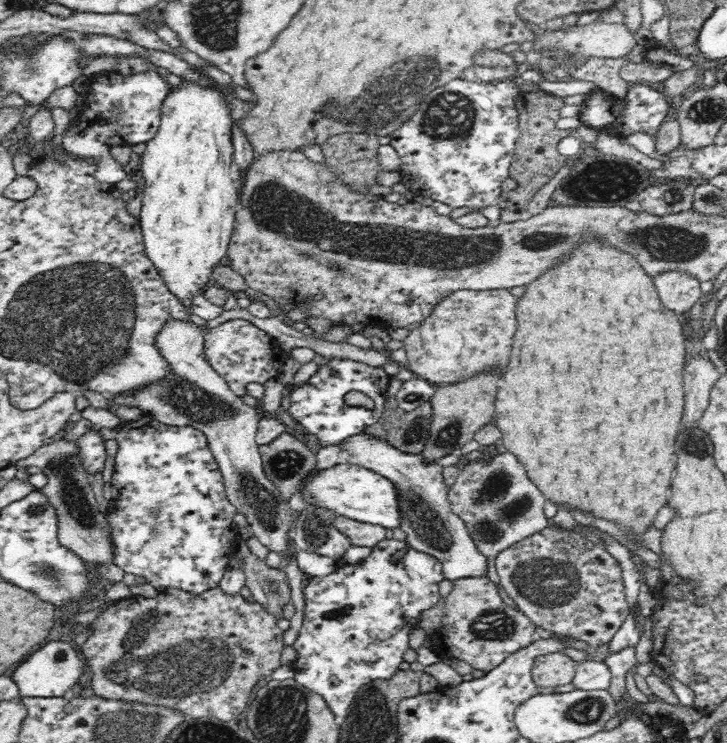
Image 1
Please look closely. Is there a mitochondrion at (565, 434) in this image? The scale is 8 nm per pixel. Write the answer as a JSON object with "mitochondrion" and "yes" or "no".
{"mitochondrion":"no"}

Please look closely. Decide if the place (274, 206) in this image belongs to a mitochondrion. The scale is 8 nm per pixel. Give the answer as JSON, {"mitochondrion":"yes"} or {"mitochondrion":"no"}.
{"mitochondrion":"yes"}

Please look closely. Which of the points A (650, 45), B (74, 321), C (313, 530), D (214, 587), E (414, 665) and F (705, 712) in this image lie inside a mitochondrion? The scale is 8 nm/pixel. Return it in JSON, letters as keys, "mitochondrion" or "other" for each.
{"A":"other","B":"mitochondrion","C":"mitochondrion","D":"other","E":"other","F":"other"}

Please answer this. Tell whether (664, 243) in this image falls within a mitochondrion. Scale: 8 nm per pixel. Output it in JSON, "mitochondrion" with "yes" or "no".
{"mitochondrion":"yes"}

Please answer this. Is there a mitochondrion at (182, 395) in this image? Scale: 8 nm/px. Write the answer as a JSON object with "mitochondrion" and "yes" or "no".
{"mitochondrion":"yes"}

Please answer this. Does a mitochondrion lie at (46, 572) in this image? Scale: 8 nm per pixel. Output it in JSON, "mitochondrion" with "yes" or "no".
{"mitochondrion":"yes"}

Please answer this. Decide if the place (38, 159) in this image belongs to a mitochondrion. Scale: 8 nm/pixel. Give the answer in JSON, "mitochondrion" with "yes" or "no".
{"mitochondrion":"no"}

